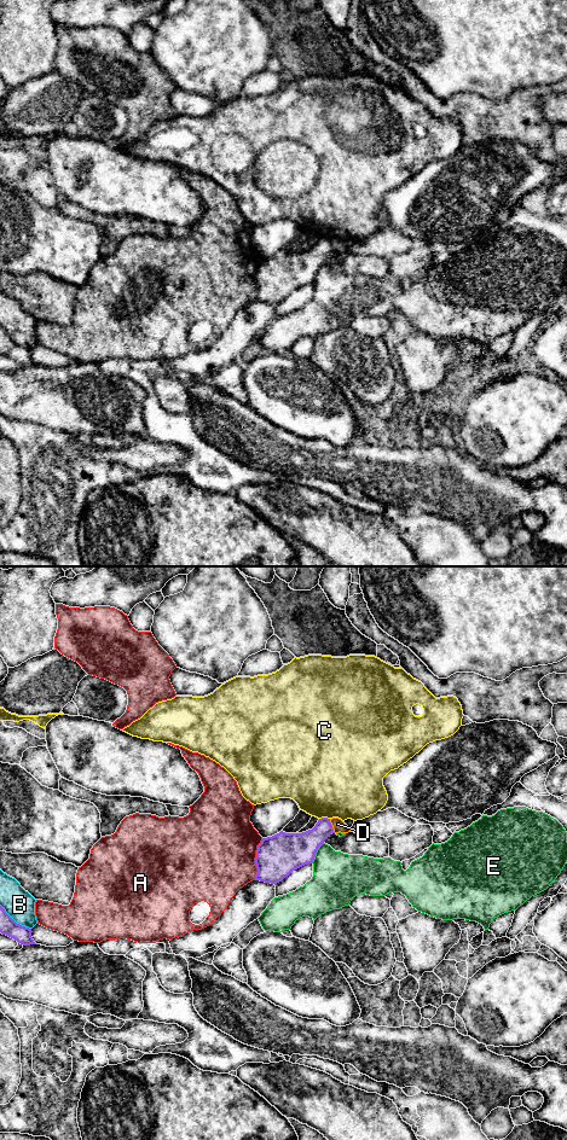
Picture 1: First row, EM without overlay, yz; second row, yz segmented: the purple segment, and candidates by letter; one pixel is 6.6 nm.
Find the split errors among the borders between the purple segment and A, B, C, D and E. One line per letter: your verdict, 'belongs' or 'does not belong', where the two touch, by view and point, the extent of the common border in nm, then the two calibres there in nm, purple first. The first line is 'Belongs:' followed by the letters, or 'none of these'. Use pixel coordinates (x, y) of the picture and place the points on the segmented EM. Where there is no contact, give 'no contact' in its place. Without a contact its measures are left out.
Belongs: none of these
A: does not belong; contact yz (255, 859); length 280 nm; calibres 280 and 500 nm
B: does not belong; contact yz (13, 920); length 260 nm; calibres 110 and 200 nm
C: does not belong; contact yz (324, 818); length 70 nm; calibres 190 and 500 nm
D: does not belong; contact yz (331, 826); length 100 nm; calibres 200 and 80 nm
E: does not belong; contact yz (316, 851); length 170 nm; calibres 280 and 320 nm

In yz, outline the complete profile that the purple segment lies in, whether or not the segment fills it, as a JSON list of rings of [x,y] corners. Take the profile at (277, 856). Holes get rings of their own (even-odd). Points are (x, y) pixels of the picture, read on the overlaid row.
[[[322,818],[318,820],[312,830],[302,833],[285,833],[280,831],[279,833],[262,838],[261,843],[258,845],[255,865],[258,868],[255,880],[277,884],[288,877],[293,871],[312,863],[318,848],[324,843],[324,841],[335,833],[330,819]]]

